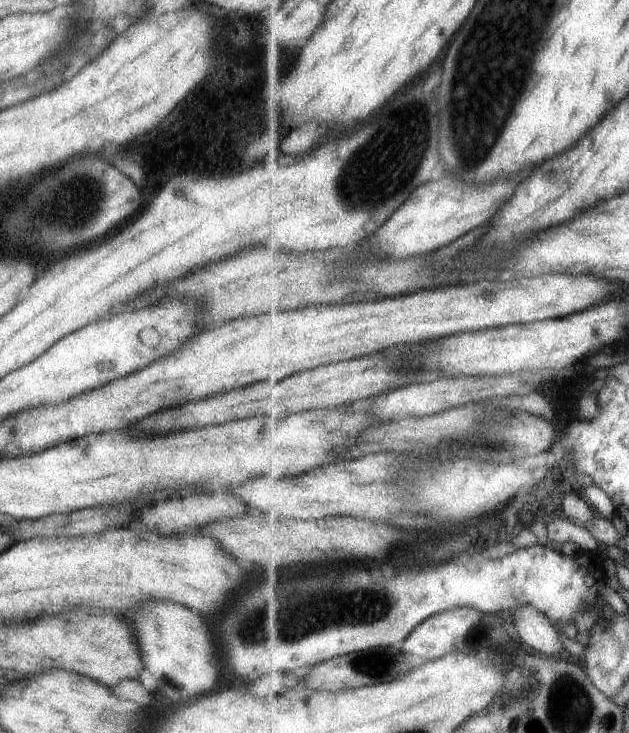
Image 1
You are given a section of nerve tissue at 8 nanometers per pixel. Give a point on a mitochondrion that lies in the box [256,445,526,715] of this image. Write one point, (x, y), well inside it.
(478, 633)

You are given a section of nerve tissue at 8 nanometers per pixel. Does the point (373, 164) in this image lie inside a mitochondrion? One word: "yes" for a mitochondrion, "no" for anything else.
yes

